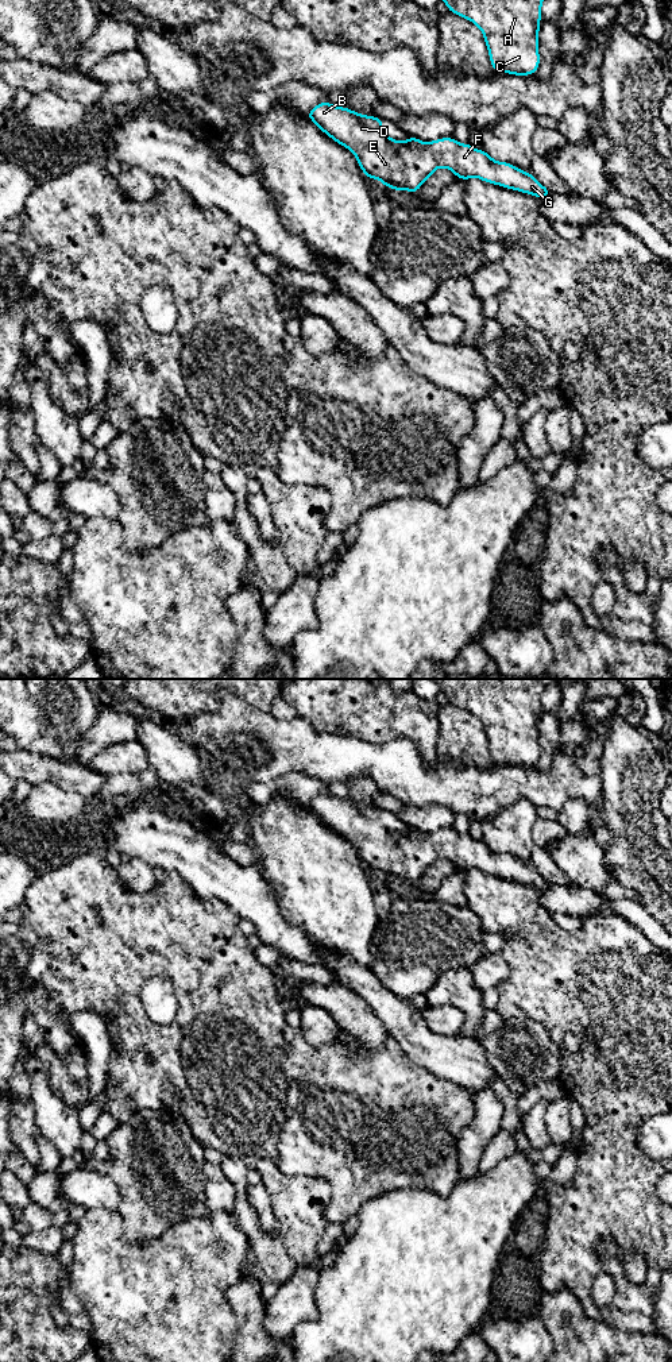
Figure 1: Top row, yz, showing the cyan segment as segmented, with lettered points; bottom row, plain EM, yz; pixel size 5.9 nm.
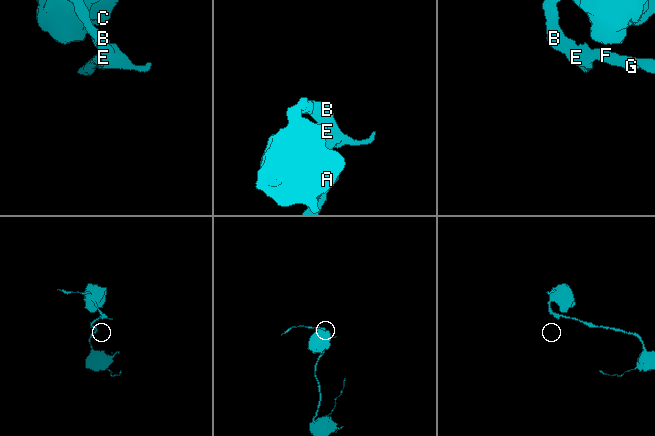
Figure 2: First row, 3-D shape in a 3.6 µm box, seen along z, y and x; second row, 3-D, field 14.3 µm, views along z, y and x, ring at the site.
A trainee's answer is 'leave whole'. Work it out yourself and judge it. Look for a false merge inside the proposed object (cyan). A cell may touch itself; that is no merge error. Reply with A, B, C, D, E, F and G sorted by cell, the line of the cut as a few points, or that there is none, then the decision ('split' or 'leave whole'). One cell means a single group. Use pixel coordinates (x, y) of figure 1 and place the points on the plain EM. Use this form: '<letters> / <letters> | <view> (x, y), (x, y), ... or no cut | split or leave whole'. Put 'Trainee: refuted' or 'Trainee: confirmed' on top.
Trainee: confirmed
A B C D E F G | no cut | leave whole

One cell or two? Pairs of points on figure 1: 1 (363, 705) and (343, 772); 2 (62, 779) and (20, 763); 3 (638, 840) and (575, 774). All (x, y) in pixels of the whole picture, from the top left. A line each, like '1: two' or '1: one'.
1: two
2: one
3: two

